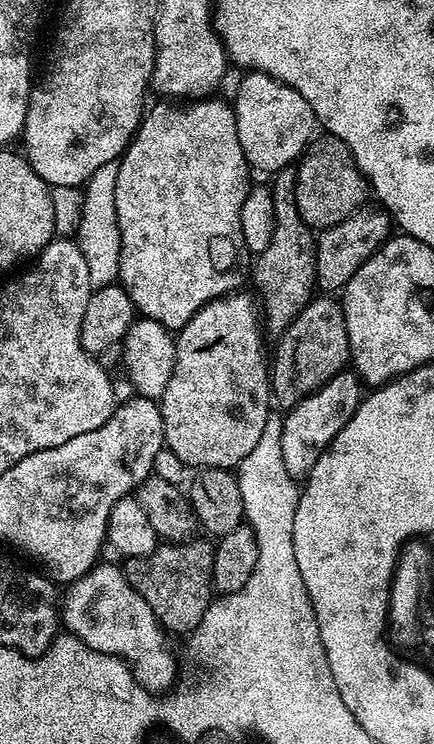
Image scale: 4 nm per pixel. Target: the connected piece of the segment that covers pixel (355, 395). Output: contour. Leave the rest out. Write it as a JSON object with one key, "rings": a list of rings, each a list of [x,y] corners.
{"rings":[[[345,370],[334,374],[326,386],[311,392],[306,398],[299,400],[293,408],[287,409],[284,424],[279,425],[281,432],[282,462],[292,479],[300,482],[314,470],[314,462],[330,447],[332,439],[352,420],[362,399],[362,381],[355,371]]]}

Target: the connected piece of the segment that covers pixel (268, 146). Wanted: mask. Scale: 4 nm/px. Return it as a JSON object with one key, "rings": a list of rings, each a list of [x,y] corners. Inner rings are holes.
{"rings":[[[249,71],[238,89],[234,101],[236,113],[236,125],[238,126],[238,142],[244,151],[244,157],[248,160],[253,169],[267,174],[275,174],[282,168],[295,165],[306,149],[313,143],[318,132],[318,121],[310,102],[298,94],[288,84],[268,76],[264,72]]]}

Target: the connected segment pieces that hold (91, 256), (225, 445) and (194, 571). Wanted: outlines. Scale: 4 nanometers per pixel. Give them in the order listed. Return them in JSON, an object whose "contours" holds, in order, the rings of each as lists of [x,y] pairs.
{"contours":[[[[115,160],[98,166],[94,174],[83,185],[84,201],[80,207],[80,221],[74,239],[86,258],[86,271],[90,274],[93,289],[117,283],[120,275],[120,227],[118,226],[118,206],[114,204],[114,192],[118,186],[119,163]]],[[[237,290],[218,297],[217,300],[211,300],[206,306],[202,306],[194,314],[194,318],[190,318],[190,322],[186,322],[183,328],[179,329],[176,341],[176,361],[174,362],[174,372],[170,374],[170,382],[166,382],[166,390],[159,398],[160,417],[164,423],[164,443],[170,450],[174,450],[174,454],[178,454],[178,458],[182,458],[185,466],[191,466],[193,469],[201,468],[226,468],[235,469],[246,458],[246,454],[250,454],[250,450],[254,450],[258,438],[262,432],[269,429],[268,423],[268,400],[270,404],[270,364],[264,361],[264,340],[260,337],[260,328],[262,332],[262,308],[258,303],[257,297],[252,296],[245,290]]],[[[192,538],[185,543],[164,542],[151,555],[127,557],[123,561],[124,577],[134,590],[138,590],[138,594],[142,594],[142,598],[146,598],[146,606],[150,606],[161,628],[169,633],[190,634],[199,628],[204,612],[214,599],[214,544],[211,539],[208,540]]]]}

